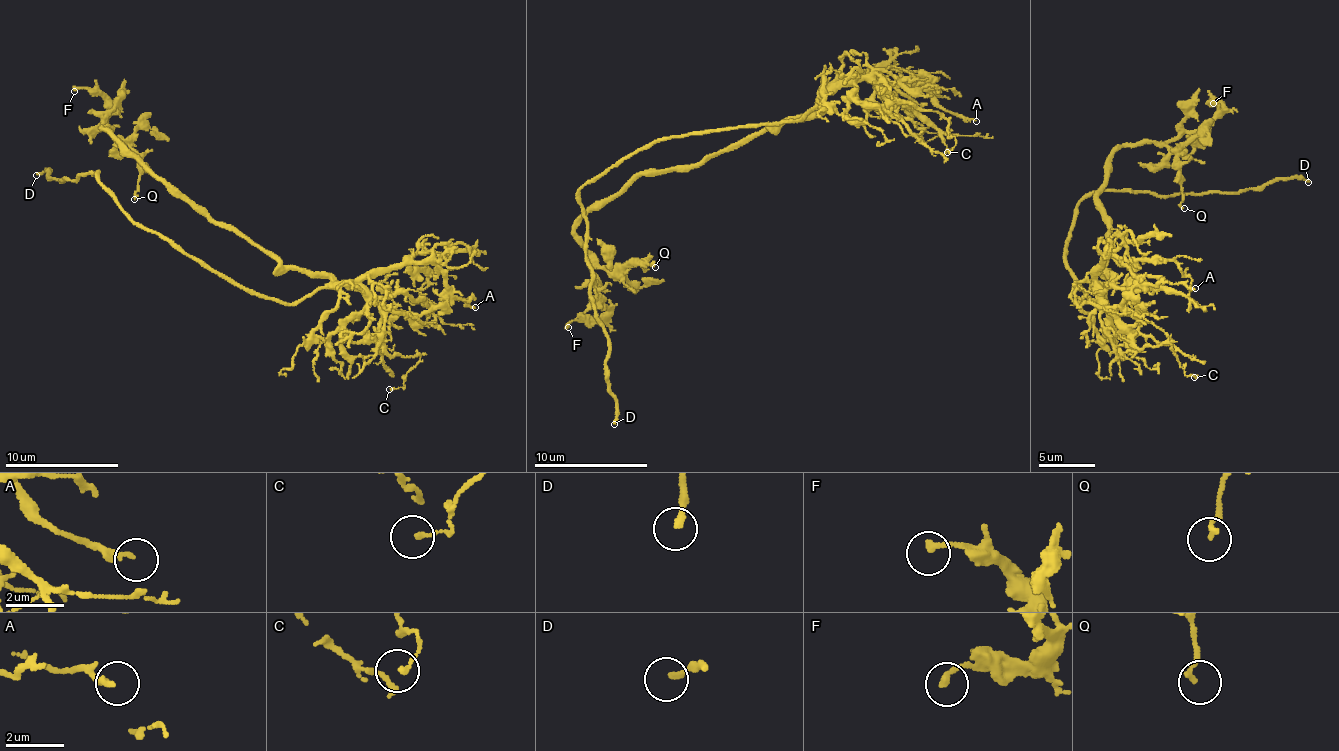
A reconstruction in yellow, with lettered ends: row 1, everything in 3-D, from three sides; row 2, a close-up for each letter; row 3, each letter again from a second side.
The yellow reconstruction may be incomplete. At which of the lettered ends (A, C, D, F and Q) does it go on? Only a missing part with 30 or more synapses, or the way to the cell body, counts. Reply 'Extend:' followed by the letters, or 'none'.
Extend: D

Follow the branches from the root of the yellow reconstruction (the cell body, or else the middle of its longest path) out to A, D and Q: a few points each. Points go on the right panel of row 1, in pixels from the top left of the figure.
A: (1103, 307), (1110, 306), (1108, 293), (1096, 272), (1108, 256), (1139, 276), (1159, 276), (1195, 288)
D: (1103, 307), (1085, 298), (1063, 262), (1081, 200), (1101, 191), (1175, 196), (1245, 192), (1279, 178), (1308, 182)
Q: (1103, 307), (1115, 278), (1103, 265), (1109, 230), (1096, 202), (1119, 148), (1173, 147), (1184, 208)

